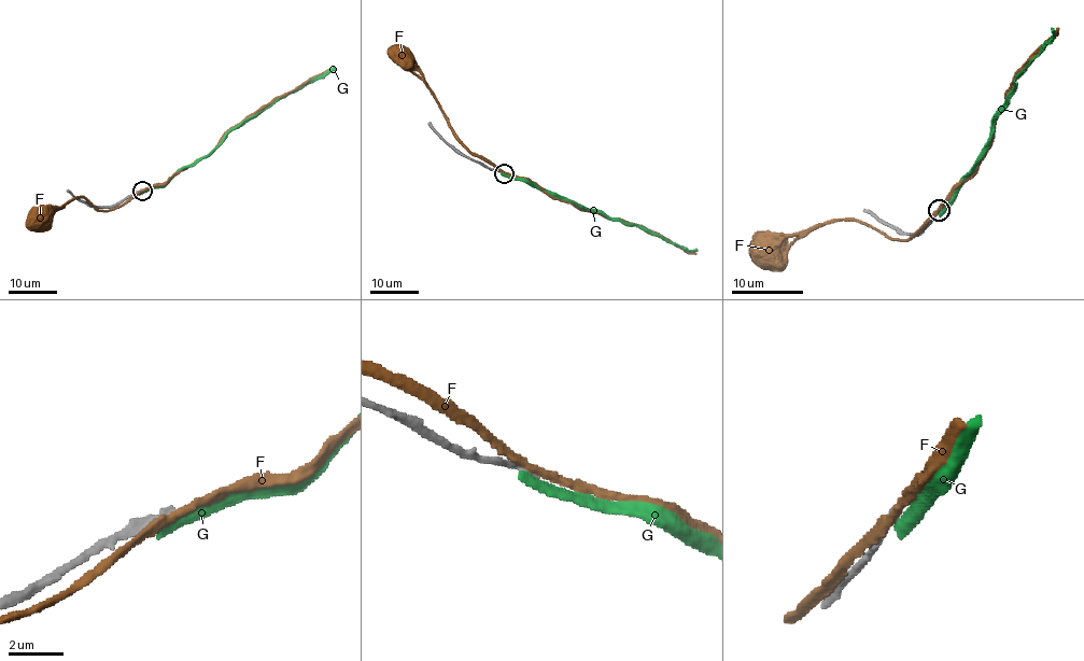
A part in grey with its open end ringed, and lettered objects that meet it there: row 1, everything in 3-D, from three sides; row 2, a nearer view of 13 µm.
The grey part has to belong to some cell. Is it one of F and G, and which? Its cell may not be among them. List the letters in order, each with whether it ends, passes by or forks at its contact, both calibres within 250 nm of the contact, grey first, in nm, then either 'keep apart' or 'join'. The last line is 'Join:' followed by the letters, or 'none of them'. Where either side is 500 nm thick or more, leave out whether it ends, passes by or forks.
F: it passes by; calibres 320 and 280 nm; keep apart
G: it ends; calibres 300 and 320 nm; keep apart
Join: none of them

